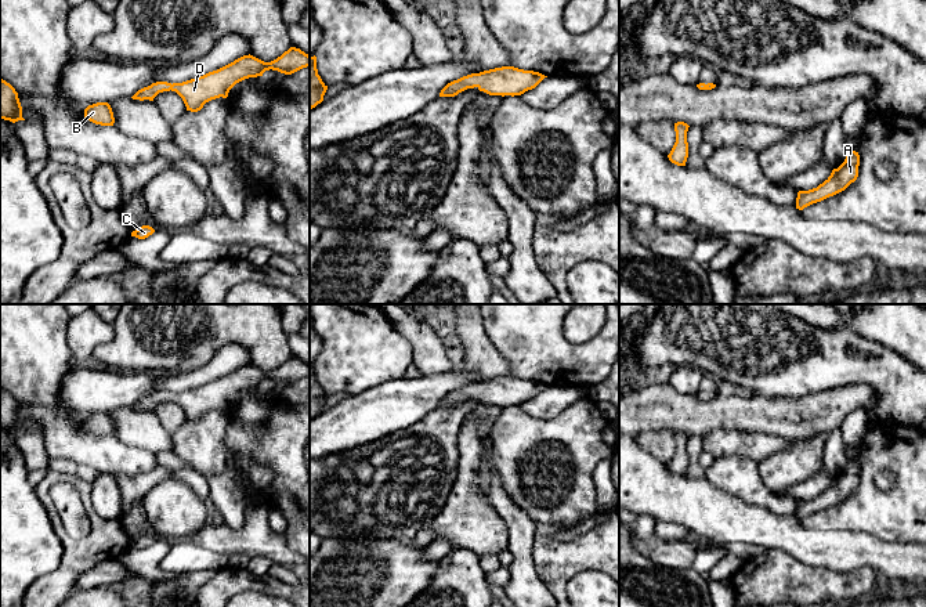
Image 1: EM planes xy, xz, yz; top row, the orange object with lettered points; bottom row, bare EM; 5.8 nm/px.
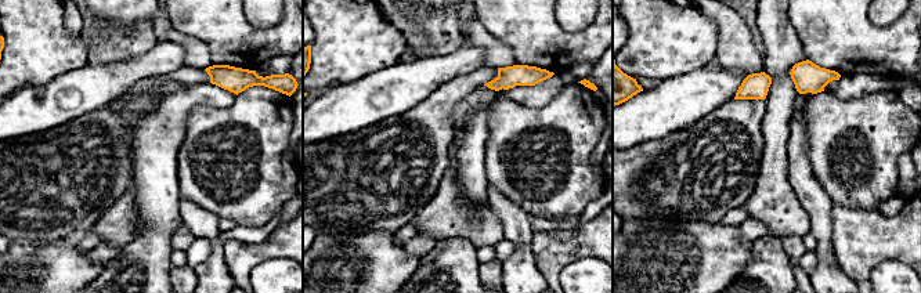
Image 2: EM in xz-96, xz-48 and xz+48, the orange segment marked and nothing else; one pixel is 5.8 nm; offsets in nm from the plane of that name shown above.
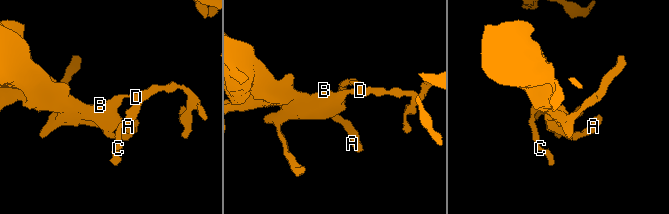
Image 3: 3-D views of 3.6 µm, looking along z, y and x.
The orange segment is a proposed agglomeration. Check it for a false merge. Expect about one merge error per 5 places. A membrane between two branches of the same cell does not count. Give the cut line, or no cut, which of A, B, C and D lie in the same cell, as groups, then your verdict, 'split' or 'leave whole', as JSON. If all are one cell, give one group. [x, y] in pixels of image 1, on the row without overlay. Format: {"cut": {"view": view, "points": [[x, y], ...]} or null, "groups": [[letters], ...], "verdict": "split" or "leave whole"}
{"cut": null, "groups": [["A", "B", "C", "D"]], "verdict": "leave whole"}

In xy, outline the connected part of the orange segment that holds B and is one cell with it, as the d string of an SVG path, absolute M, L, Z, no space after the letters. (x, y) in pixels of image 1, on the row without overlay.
M97 412L84 419L84 427L95 434L113 436L115 427L108 412Z

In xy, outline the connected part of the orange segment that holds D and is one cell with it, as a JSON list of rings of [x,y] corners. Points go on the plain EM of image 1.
[[[290,357],[271,372],[264,372],[249,364],[217,380],[182,393],[152,393],[151,395],[138,400],[131,408],[153,411],[159,402],[171,400],[182,408],[187,420],[198,422],[211,409],[220,407],[227,408],[229,400],[245,389],[263,386],[263,383],[270,379],[292,384],[307,376],[310,376],[310,365],[296,357]]]

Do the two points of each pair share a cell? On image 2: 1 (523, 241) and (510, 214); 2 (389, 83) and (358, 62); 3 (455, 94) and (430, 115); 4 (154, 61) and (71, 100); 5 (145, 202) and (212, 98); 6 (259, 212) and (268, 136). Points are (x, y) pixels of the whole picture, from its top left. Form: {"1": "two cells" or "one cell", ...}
{"1": "one cell", "2": "two cells", "3": "one cell", "4": "one cell", "5": "one cell", "6": "one cell"}

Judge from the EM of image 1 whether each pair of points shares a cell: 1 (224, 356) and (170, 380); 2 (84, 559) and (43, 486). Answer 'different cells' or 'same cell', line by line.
1: same cell
2: same cell

